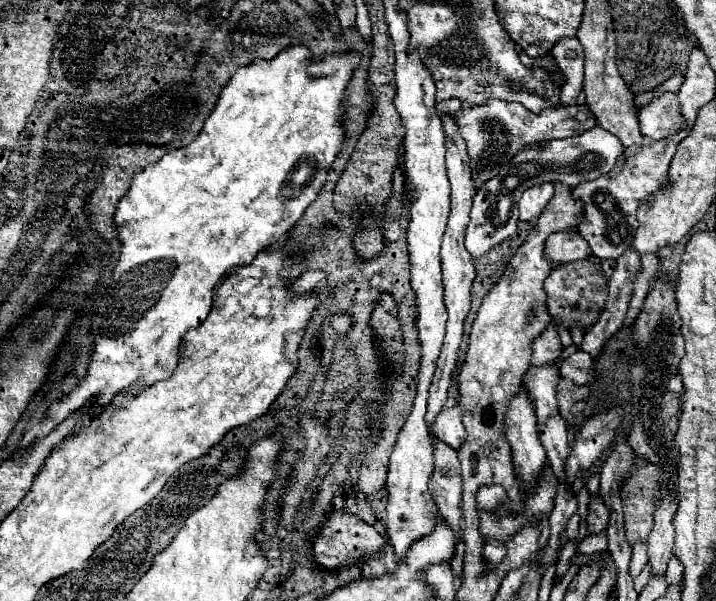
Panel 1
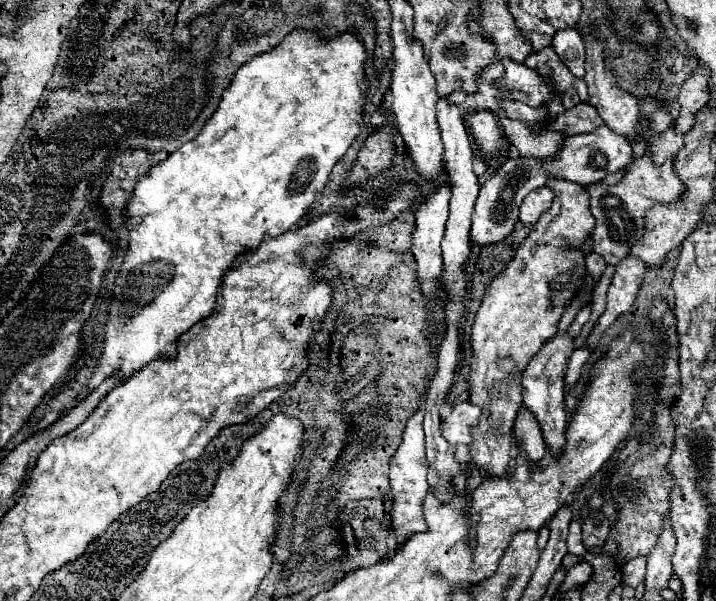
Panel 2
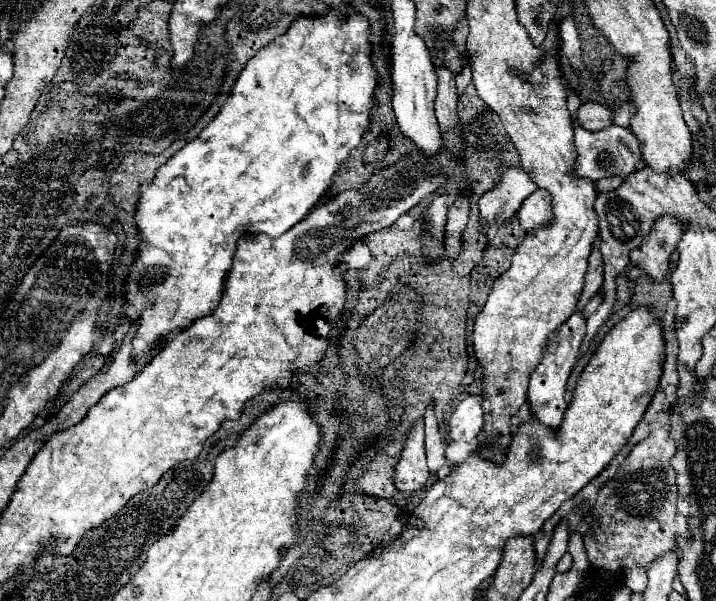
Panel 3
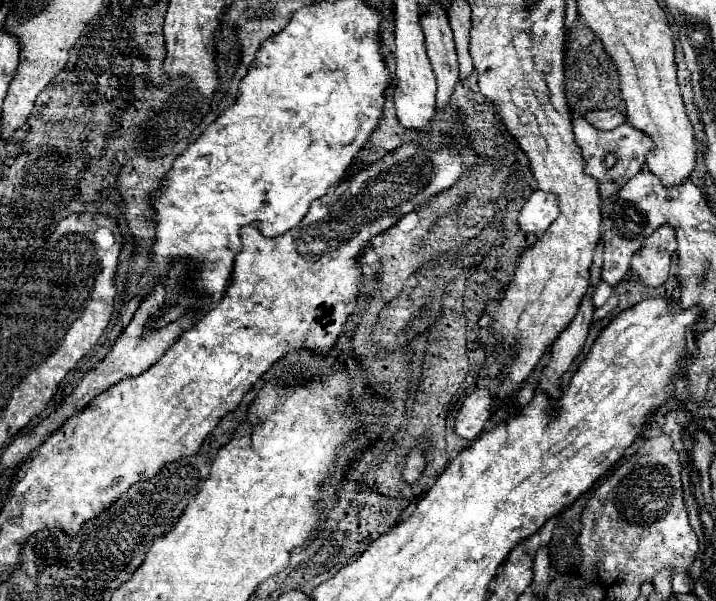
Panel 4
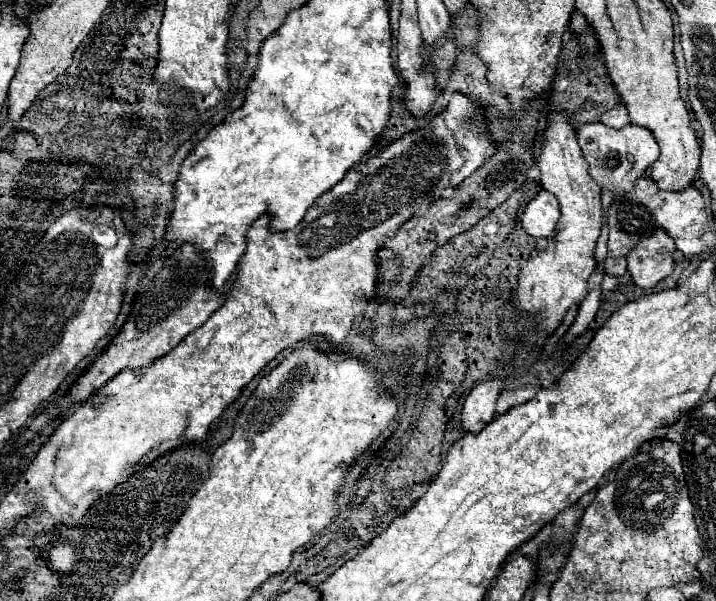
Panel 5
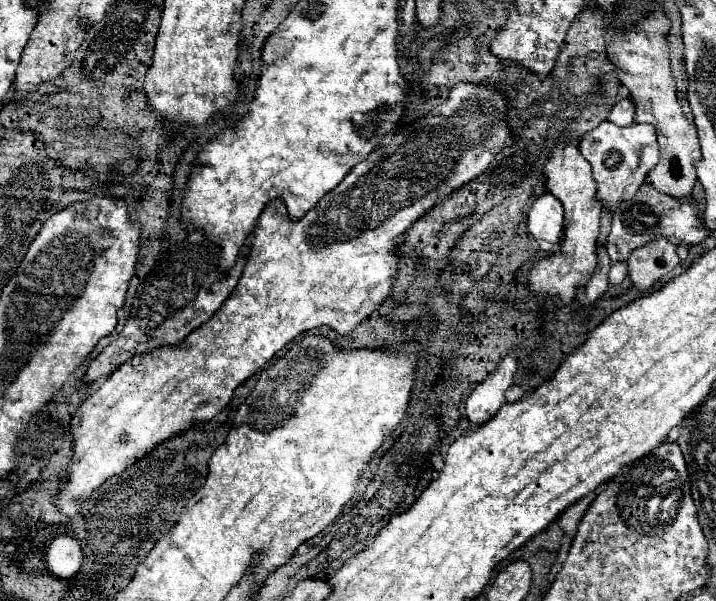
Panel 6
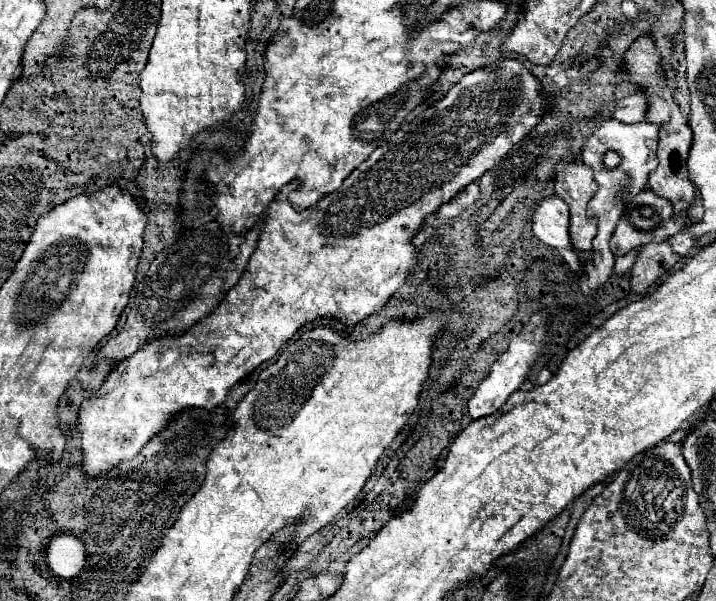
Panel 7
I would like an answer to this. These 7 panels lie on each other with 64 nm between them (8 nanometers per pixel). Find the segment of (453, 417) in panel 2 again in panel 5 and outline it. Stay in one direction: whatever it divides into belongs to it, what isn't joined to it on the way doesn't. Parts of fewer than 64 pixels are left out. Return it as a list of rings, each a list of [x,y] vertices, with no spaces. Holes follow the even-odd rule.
[[[484,382],[478,384],[464,402],[462,408],[462,426],[468,432],[480,432],[492,418],[494,418],[494,406],[502,392],[502,382]]]

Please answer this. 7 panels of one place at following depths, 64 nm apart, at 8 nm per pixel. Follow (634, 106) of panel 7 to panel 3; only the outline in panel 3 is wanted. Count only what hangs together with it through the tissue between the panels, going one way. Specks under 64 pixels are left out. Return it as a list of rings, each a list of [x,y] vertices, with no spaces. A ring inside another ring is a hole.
[[[586,102],[578,110],[578,122],[588,130],[610,128],[614,124],[612,118],[614,118],[614,110],[596,102]]]

